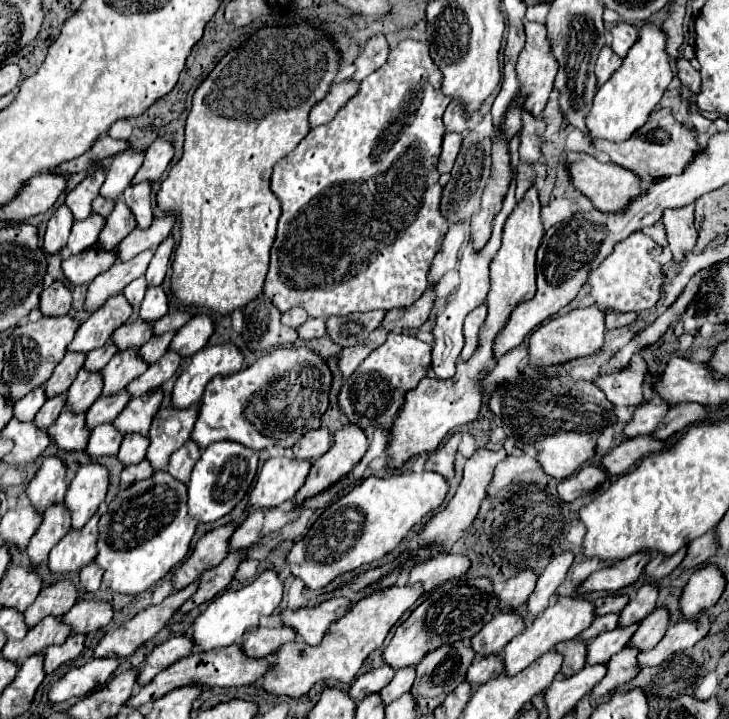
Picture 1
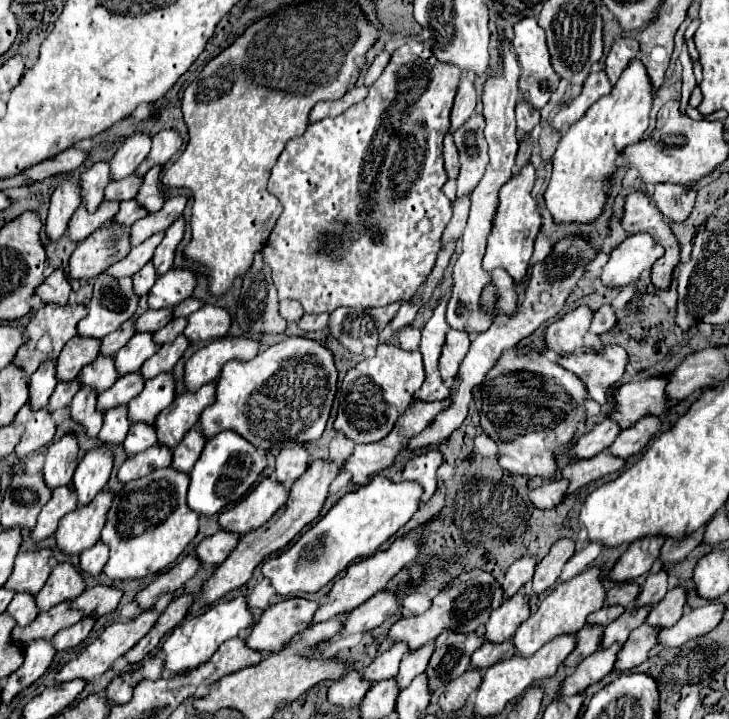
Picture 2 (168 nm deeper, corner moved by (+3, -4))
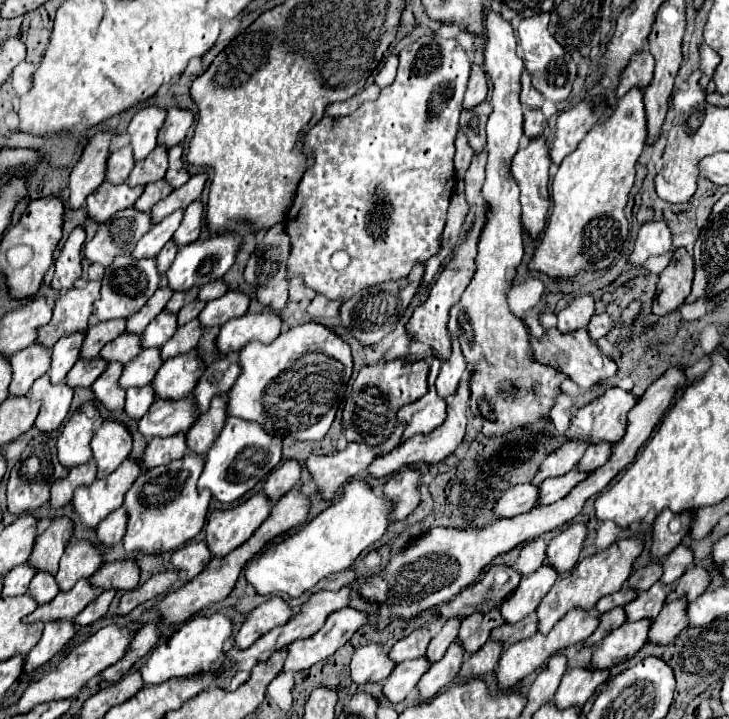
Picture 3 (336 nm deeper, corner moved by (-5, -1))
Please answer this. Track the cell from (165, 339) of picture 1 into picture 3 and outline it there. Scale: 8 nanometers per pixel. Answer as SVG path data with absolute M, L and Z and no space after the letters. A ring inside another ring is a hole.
M196 301L188 303L186 307L182 307L182 309L178 311L178 327L182 327L184 323L188 323L188 321L196 319L196 317L198 317L198 313L200 313L202 309L204 309L204 303L196 303Z

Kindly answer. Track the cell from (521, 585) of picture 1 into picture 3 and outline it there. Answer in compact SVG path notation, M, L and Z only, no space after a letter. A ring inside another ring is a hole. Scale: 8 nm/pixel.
M540 537L534 541L528 541L520 551L520 557L516 561L516 571L520 575L534 573L544 563L544 557L546 557L546 543Z

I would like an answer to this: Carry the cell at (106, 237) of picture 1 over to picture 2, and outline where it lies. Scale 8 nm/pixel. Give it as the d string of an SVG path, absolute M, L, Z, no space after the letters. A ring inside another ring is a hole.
M126 200L126 202L120 202L120 212L116 214L114 222L132 226L136 220L140 220L144 216L146 216L146 208L138 206L138 202L134 202L134 200Z

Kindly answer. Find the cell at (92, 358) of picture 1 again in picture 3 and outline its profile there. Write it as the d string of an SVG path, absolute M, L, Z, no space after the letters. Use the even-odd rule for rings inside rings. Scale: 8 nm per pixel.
M166 287L166 289L158 289L152 297L150 297L150 301L134 315L134 317L130 317L130 319L126 319L126 331L128 333L134 333L134 335L142 335L142 331L146 329L146 325L162 311L162 307L164 307L164 303L168 301L168 297L170 297L170 289Z

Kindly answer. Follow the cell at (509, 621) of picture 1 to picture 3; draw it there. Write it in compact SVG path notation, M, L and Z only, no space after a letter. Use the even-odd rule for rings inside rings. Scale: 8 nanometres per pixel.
M542 565L532 575L522 577L516 591L510 593L508 599L500 607L500 613L502 613L504 621L514 625L514 623L522 621L526 615L530 615L540 605L542 597L550 591L556 577L558 575L548 565Z

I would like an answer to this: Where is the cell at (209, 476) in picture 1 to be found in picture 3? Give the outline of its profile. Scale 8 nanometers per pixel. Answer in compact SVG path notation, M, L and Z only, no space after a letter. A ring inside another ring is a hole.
M226 419L220 437L214 441L206 453L204 471L198 479L198 491L208 489L220 503L234 503L246 495L260 479L264 479L282 459L280 445L272 445L272 437L262 431L256 423L246 423L242 419Z

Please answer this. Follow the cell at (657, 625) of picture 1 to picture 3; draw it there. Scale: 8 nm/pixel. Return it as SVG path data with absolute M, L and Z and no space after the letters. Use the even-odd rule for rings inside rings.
M692 567L688 569L680 579L678 579L678 585L676 589L666 597L666 603L674 601L674 599L680 599L680 597L686 597L688 603L694 603L708 587L710 583L710 575L706 569L702 567Z

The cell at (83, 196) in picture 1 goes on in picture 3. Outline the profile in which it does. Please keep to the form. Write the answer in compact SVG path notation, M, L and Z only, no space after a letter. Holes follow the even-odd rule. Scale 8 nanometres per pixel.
M130 145L122 147L120 151L112 153L108 157L108 167L106 167L106 181L112 185L120 185L126 183L130 171L134 167L134 159L132 159L132 151Z

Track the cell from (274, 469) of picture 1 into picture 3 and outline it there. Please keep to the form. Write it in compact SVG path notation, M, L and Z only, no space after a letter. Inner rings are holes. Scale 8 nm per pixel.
M262 491L246 499L242 505L226 511L212 511L206 525L206 543L214 557L224 557L246 543L262 525L262 519L268 519L270 511L272 501Z

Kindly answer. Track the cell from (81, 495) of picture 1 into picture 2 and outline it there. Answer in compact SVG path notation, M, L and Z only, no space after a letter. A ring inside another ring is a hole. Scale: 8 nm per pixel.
M92 448L80 460L74 472L74 488L78 492L78 504L88 504L106 484L112 472L114 454L110 448Z

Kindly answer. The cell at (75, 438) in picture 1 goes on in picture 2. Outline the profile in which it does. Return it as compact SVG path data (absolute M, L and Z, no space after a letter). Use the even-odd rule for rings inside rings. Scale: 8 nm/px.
M82 386L82 390L74 396L70 404L70 414L72 418L86 428L90 438L96 438L100 428L102 428L102 410L96 408L96 390L90 386Z

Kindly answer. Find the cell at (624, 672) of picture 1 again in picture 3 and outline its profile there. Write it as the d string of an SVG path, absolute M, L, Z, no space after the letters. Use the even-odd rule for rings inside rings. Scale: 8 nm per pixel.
M678 599L672 603L666 603L650 625L648 643L652 645L670 645L682 629L686 629L686 599Z

